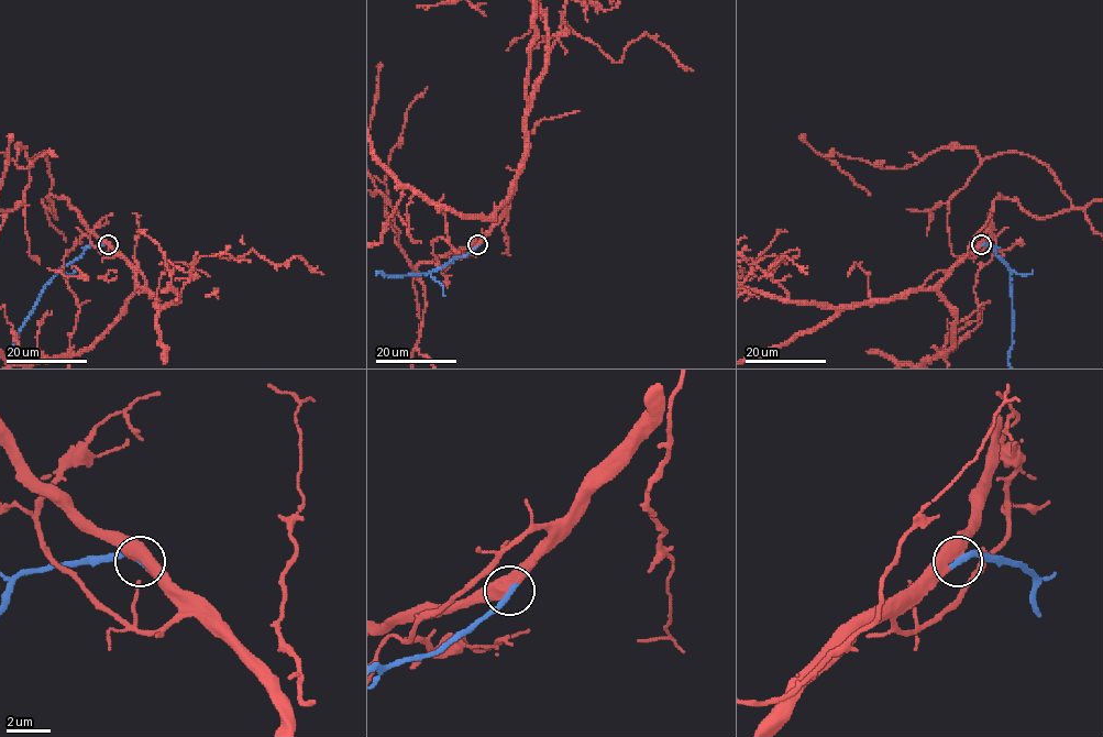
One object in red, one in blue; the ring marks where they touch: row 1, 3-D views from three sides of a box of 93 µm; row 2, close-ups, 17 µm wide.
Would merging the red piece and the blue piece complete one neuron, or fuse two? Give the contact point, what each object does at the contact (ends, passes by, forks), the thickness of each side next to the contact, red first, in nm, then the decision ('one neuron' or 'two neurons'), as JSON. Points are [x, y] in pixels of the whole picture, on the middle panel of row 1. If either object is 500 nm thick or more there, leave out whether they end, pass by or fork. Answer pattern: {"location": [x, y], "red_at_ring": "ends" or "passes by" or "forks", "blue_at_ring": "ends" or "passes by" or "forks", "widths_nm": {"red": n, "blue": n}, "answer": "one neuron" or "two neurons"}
{"location": [477, 244], "widths_nm": {"red": 550, "blue": 320}, "answer": "one neuron"}

